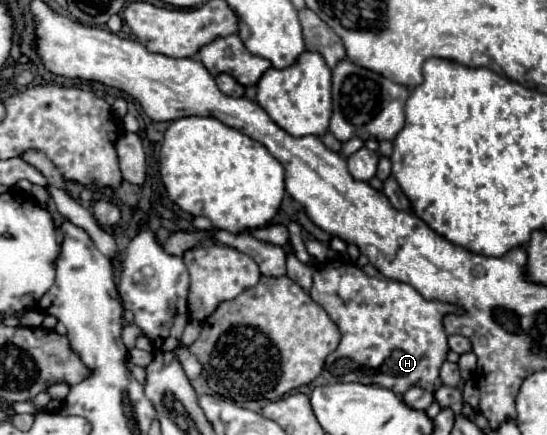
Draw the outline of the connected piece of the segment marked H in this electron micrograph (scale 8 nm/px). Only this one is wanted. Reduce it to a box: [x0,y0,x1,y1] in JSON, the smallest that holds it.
[309,262,457,394]

